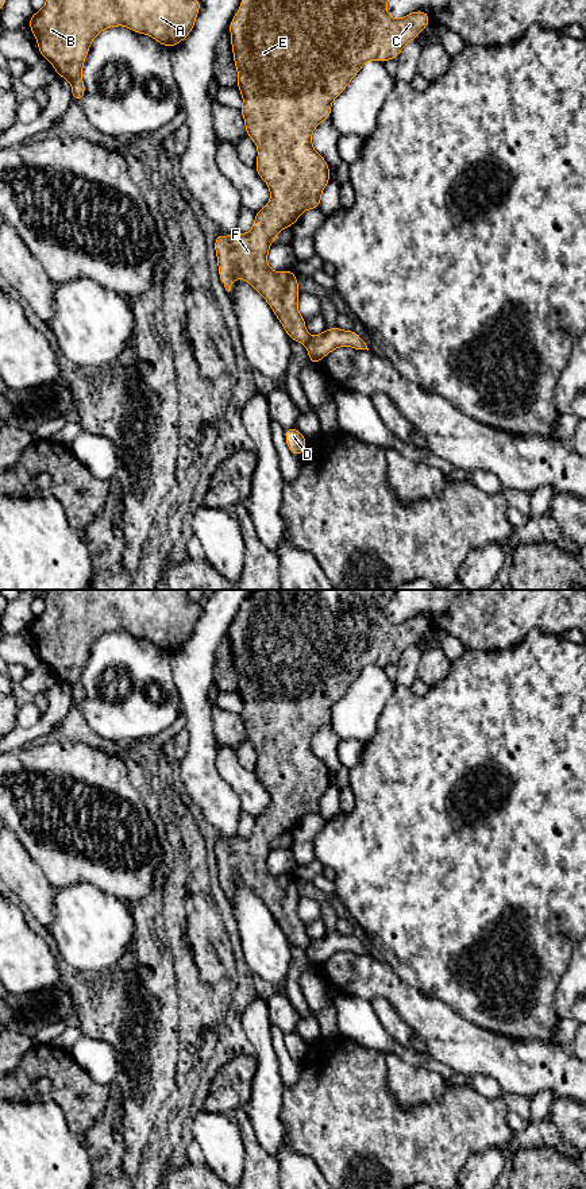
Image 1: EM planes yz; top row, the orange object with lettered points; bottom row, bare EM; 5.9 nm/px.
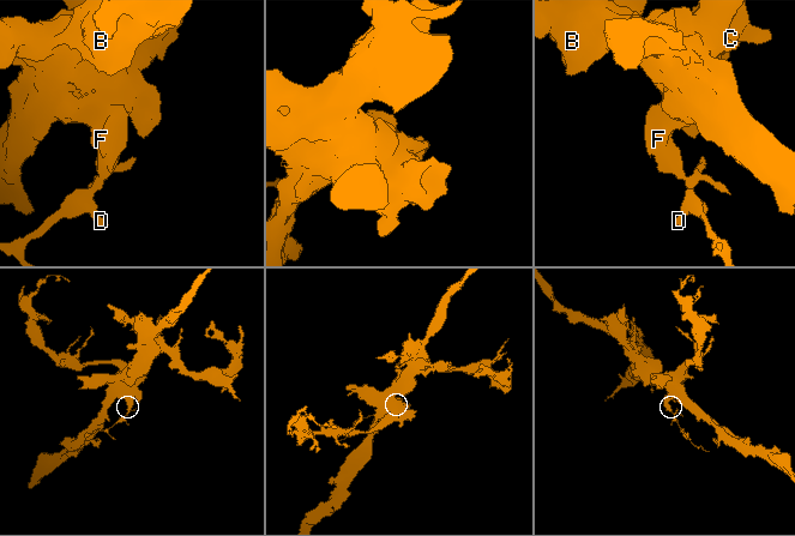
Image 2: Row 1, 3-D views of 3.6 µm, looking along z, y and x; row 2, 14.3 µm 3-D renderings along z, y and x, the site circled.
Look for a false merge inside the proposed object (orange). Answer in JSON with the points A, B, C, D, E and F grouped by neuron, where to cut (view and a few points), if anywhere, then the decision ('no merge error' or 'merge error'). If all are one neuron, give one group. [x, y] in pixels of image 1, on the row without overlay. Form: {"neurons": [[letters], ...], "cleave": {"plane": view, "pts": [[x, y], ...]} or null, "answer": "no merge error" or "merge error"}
{"neurons": [["A", "B", "C", "E", "F"], ["D"]], "cleave": {"plane": "yz", "pts": [[311, 941], [305, 949]]}, "answer": "merge error"}

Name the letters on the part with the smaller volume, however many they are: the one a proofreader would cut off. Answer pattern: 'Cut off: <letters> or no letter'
Cut off: D

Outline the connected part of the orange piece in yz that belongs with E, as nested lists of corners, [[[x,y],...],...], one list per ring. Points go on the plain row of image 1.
[[[257,590],[240,606],[238,617],[230,628],[234,667],[238,676],[238,694],[243,700],[240,717],[246,740],[258,754],[255,775],[270,794],[270,806],[255,818],[248,838],[217,838],[215,857],[220,885],[225,895],[238,883],[248,887],[270,910],[289,943],[307,949],[309,938],[297,906],[298,887],[292,875],[273,876],[267,869],[271,848],[279,835],[290,833],[307,814],[320,812],[321,798],[328,790],[329,771],[313,753],[312,737],[331,721],[331,709],[347,692],[362,671],[369,665],[385,667],[397,664],[404,651],[419,641],[429,629],[425,615],[415,615],[394,624],[386,615],[389,602],[397,590]]]

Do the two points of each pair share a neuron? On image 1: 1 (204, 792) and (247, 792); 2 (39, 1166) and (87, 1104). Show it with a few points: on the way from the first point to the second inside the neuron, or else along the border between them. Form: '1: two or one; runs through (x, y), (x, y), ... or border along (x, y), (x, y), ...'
1: two; border along (218, 768), (222, 778), (236, 792), (243, 809)
2: two; border along (53, 1100), (64, 1112), (69, 1128), (81, 1141)

